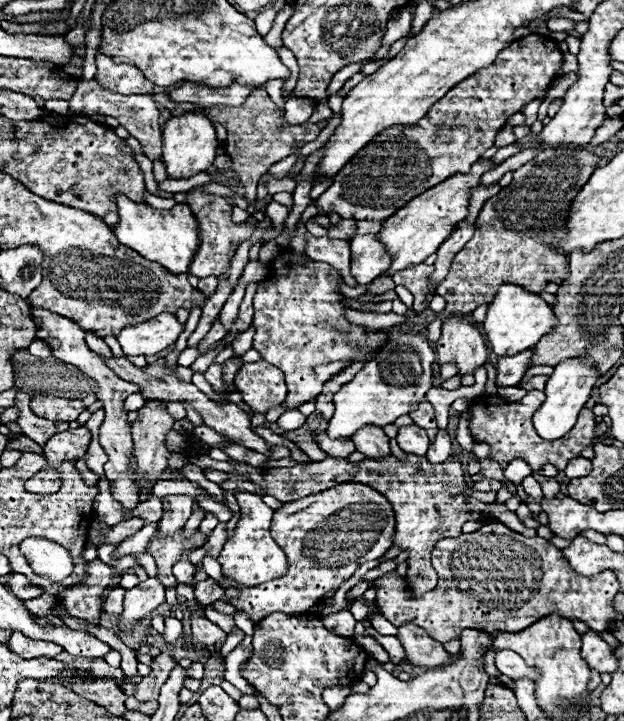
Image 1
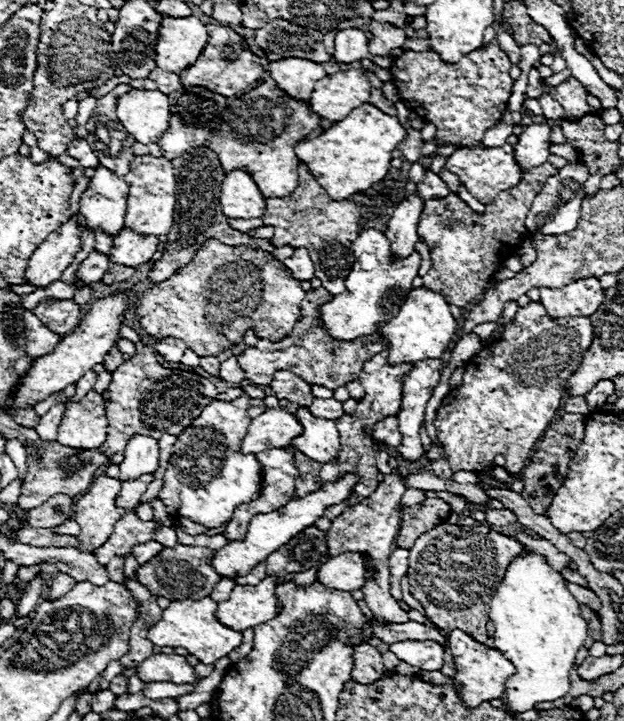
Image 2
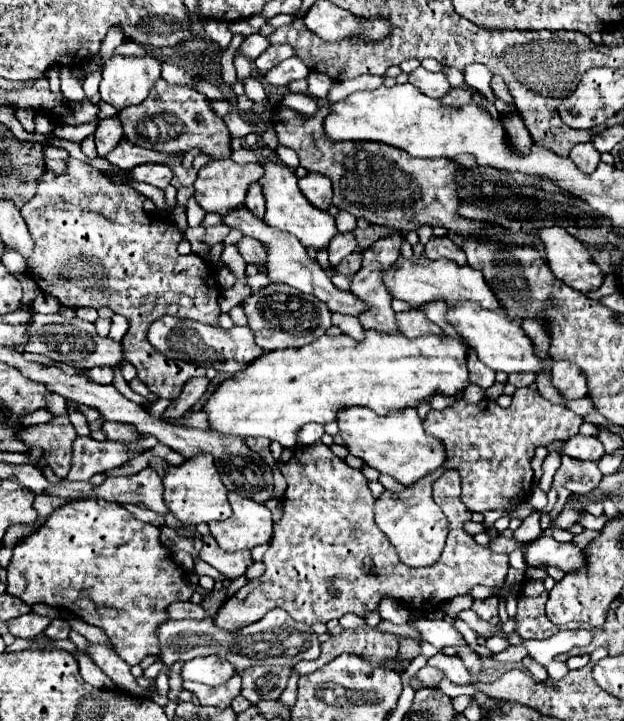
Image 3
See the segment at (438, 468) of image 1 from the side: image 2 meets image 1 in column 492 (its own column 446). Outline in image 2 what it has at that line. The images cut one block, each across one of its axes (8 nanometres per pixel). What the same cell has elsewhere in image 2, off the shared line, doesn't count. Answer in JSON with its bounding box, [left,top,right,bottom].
[396,498,450,548]

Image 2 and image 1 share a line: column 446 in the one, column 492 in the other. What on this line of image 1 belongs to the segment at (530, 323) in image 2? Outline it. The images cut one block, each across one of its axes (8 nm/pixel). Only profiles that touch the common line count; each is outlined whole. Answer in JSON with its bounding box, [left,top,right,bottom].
[468,390,596,470]

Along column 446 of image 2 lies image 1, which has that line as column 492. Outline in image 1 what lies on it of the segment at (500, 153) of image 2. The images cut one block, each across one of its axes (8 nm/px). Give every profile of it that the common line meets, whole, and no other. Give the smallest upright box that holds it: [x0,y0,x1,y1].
[378,158,498,274]

